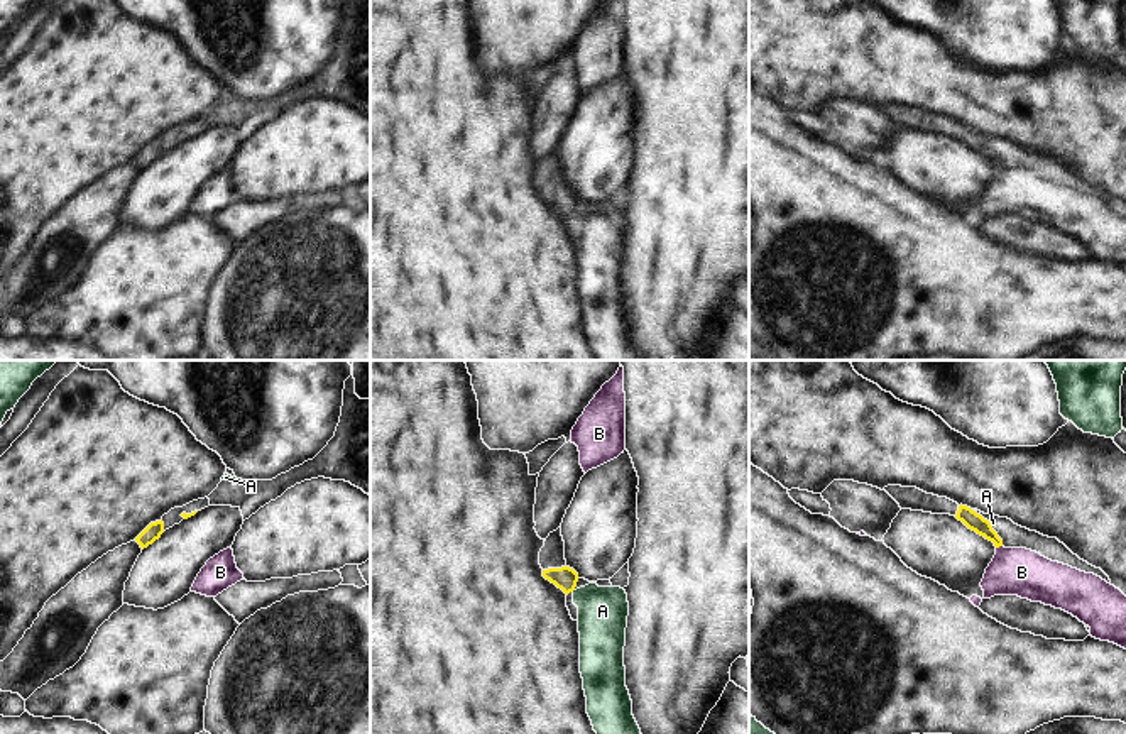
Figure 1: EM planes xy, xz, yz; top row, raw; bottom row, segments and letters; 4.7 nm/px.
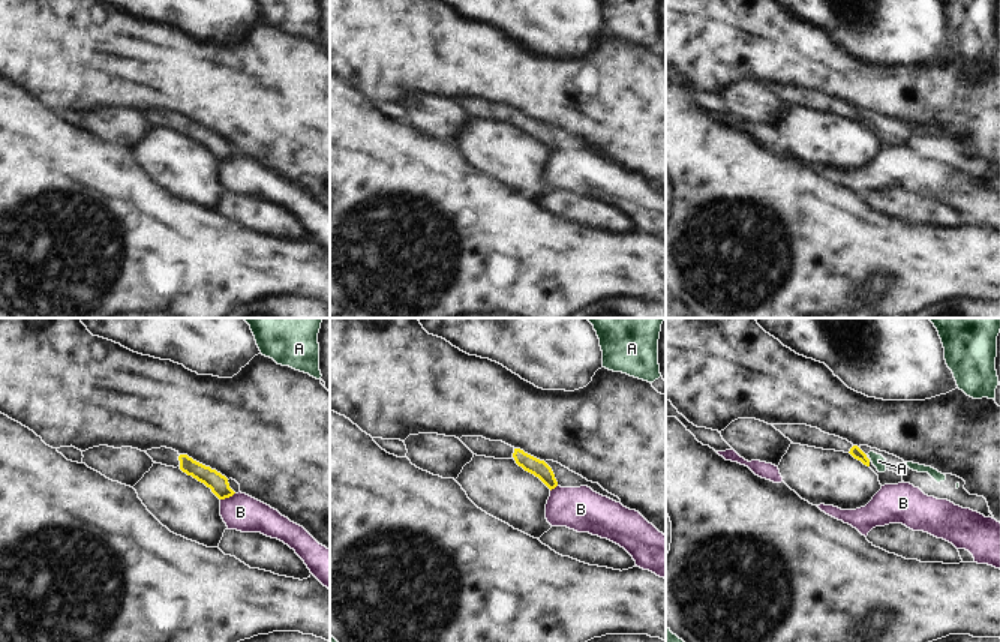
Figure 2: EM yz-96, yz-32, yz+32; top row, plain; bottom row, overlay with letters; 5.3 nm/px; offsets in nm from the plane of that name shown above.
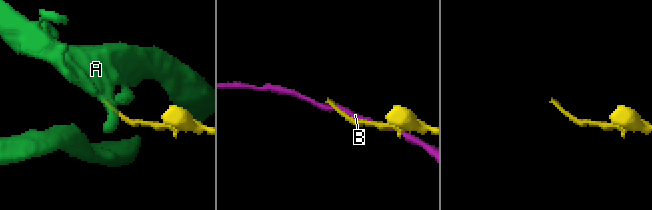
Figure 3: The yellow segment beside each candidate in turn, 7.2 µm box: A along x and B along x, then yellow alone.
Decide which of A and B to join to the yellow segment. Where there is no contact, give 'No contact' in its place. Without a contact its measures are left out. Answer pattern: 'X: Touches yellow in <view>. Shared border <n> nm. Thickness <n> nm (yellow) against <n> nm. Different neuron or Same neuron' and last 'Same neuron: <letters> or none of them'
A: Touches yellow in yz. Shared border 40 nm. Thickness 90 nm (yellow) against 30 nm. Different neuron
B: Touches yellow in yz. Shared border 40 nm. Thickness 90 nm (yellow) against 220 nm. Different neuron
Same neuron: none of them

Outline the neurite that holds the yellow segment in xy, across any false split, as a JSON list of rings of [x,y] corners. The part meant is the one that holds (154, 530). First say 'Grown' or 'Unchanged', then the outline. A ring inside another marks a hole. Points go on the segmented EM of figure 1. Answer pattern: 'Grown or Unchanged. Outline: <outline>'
Grown. Outline: [[[198,499],[193,501],[183,507],[174,507],[167,514],[162,516],[161,521],[150,523],[137,538],[135,541],[140,545],[140,548],[147,548],[152,545],[156,540],[161,538],[161,534],[172,528],[174,524],[179,524],[183,519],[188,519],[194,516],[198,511],[205,509],[210,506],[210,499]]]

